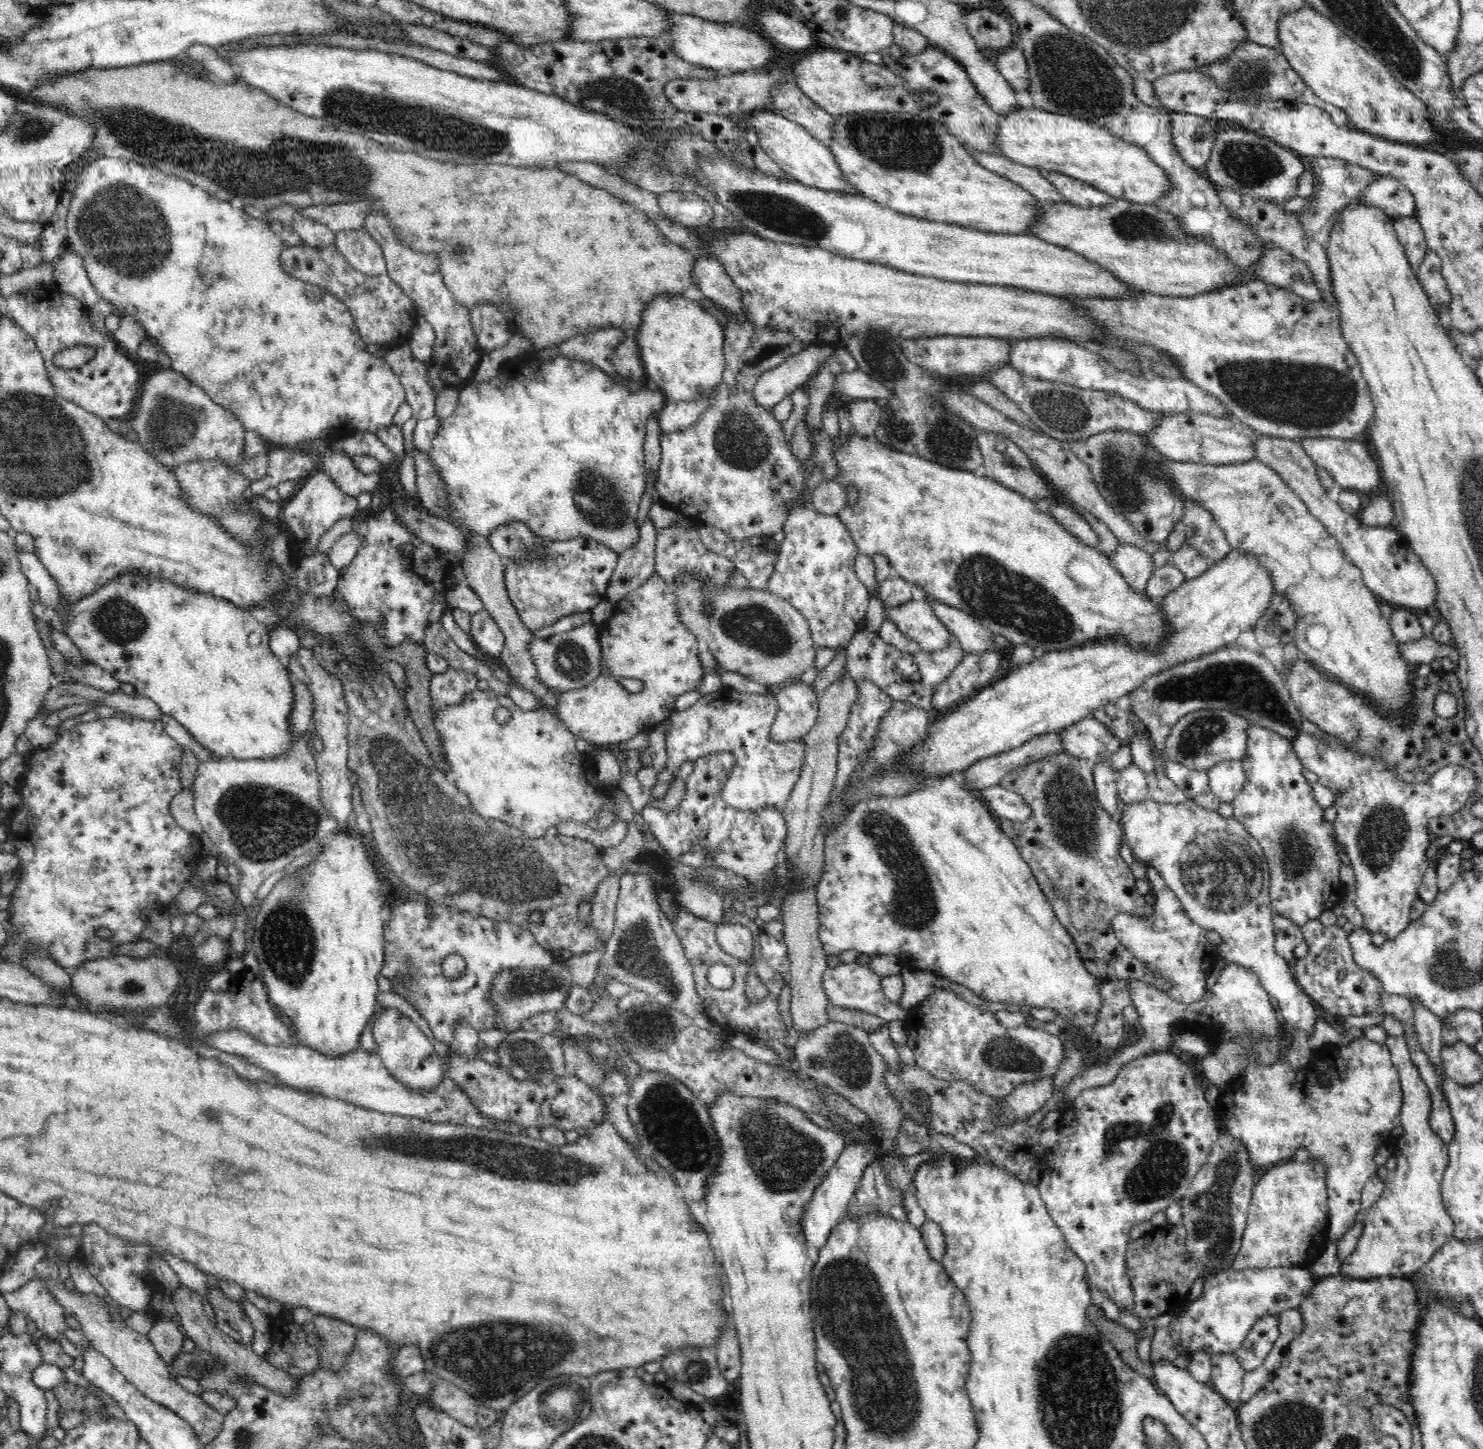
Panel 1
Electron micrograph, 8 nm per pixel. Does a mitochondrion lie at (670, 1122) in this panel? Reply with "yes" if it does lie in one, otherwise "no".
yes

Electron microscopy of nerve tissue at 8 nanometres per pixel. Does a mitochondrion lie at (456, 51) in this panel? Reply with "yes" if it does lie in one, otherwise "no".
no

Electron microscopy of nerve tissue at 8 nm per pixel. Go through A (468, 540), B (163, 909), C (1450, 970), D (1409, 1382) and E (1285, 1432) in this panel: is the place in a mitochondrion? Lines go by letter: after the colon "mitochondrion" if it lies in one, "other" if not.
A: other
B: other
C: mitochondrion
D: other
E: mitochondrion

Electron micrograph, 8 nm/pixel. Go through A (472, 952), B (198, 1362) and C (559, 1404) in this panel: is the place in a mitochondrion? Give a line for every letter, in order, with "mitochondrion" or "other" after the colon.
A: other
B: mitochondrion
C: mitochondrion

